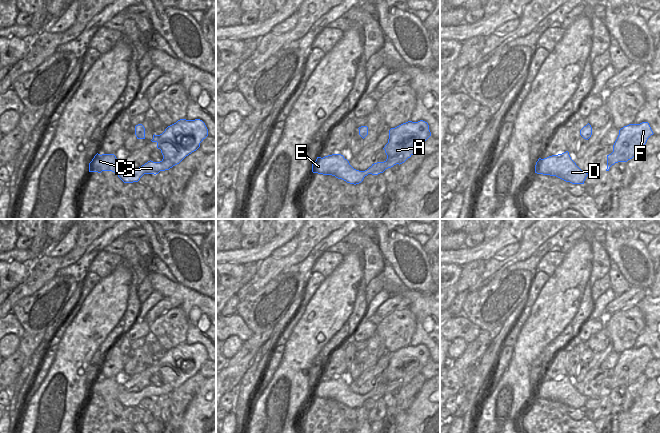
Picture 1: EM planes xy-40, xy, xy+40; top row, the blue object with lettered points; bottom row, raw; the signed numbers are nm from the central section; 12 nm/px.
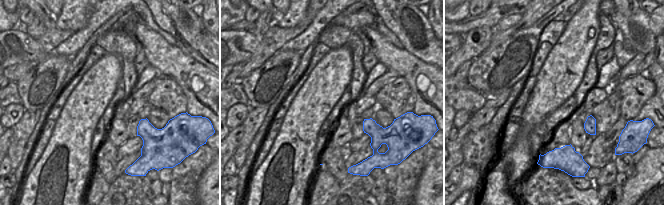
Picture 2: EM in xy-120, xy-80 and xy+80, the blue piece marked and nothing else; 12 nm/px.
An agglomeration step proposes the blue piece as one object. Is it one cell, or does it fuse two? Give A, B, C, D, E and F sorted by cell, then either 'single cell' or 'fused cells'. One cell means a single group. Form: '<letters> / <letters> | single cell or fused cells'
A B C D E F | single cell

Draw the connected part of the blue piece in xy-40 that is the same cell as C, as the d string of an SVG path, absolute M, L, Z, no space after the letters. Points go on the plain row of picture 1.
M180 343L168 350L160 359L153 359L163 383L160 386L148 385L139 392L126 392L114 378L96 378L89 387L89 396L112 395L124 407L138 406L144 398L158 398L179 388L186 380L196 375L208 360L208 353L200 343Z

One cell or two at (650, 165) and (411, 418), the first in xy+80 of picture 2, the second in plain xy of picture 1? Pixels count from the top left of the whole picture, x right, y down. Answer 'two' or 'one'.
one

